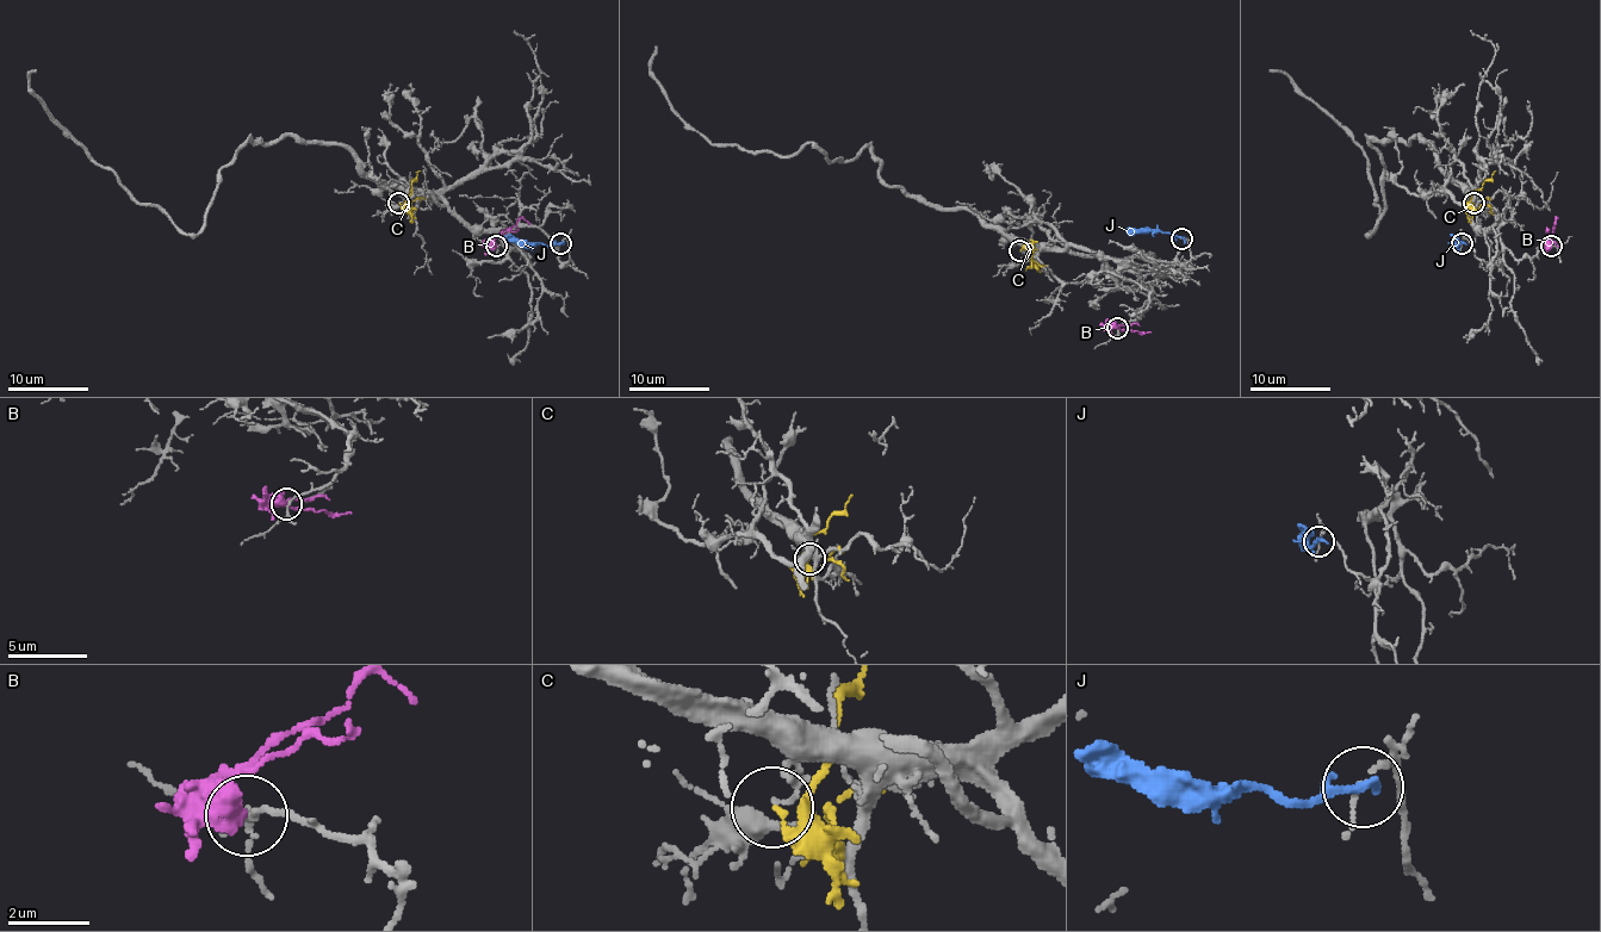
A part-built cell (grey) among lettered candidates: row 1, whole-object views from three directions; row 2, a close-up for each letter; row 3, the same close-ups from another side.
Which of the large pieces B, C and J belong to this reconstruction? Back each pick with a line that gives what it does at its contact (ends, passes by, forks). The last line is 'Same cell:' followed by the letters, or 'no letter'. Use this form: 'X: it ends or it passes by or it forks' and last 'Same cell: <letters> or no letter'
Same cell: no letter

